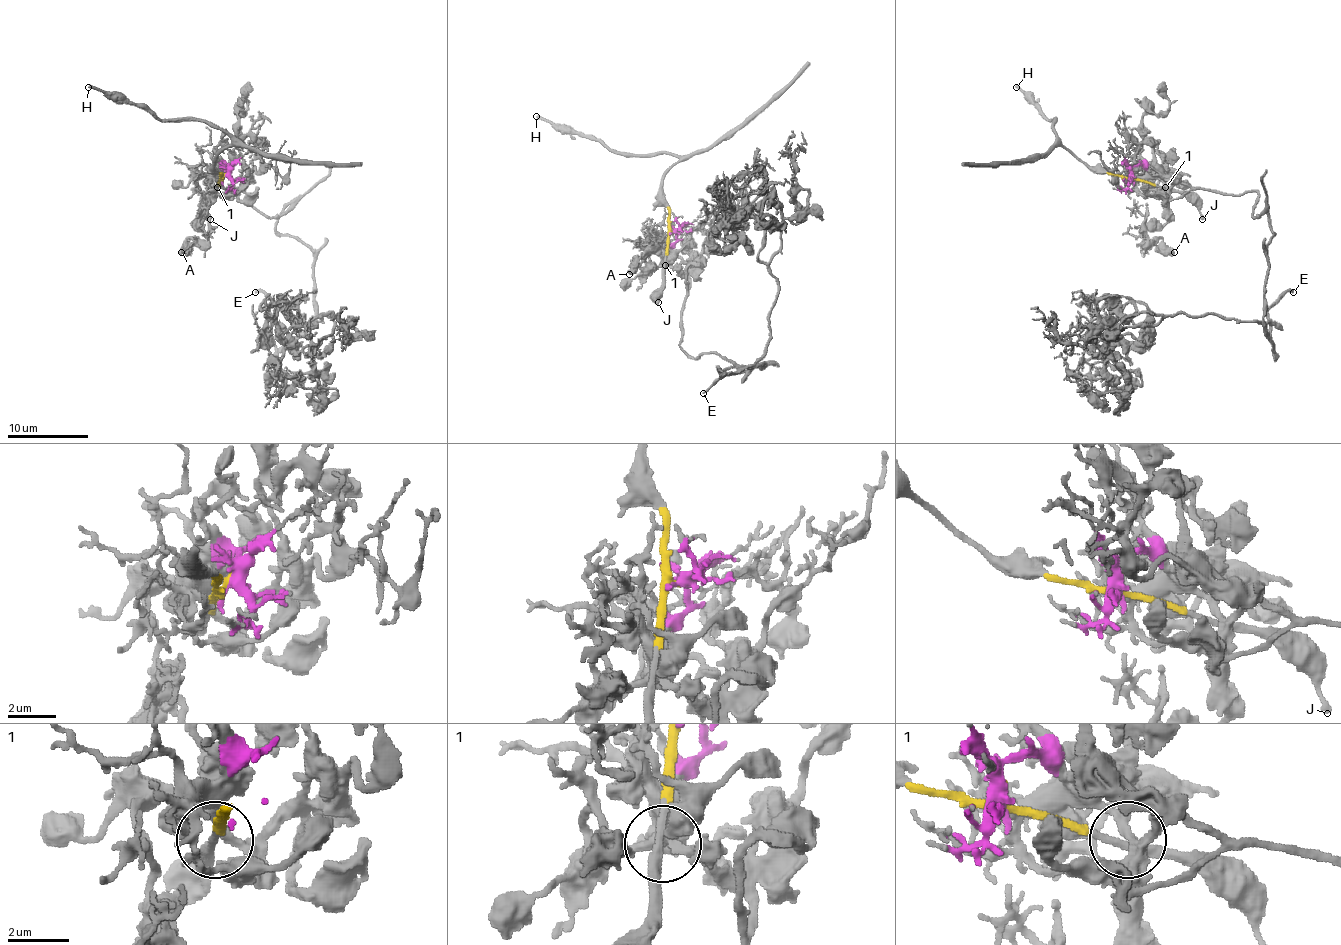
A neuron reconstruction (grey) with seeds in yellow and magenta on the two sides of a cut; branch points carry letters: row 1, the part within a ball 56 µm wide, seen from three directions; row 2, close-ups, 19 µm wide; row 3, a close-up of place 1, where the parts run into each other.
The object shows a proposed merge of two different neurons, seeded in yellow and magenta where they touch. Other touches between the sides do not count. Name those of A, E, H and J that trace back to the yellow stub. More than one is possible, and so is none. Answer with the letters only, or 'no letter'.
H, J

